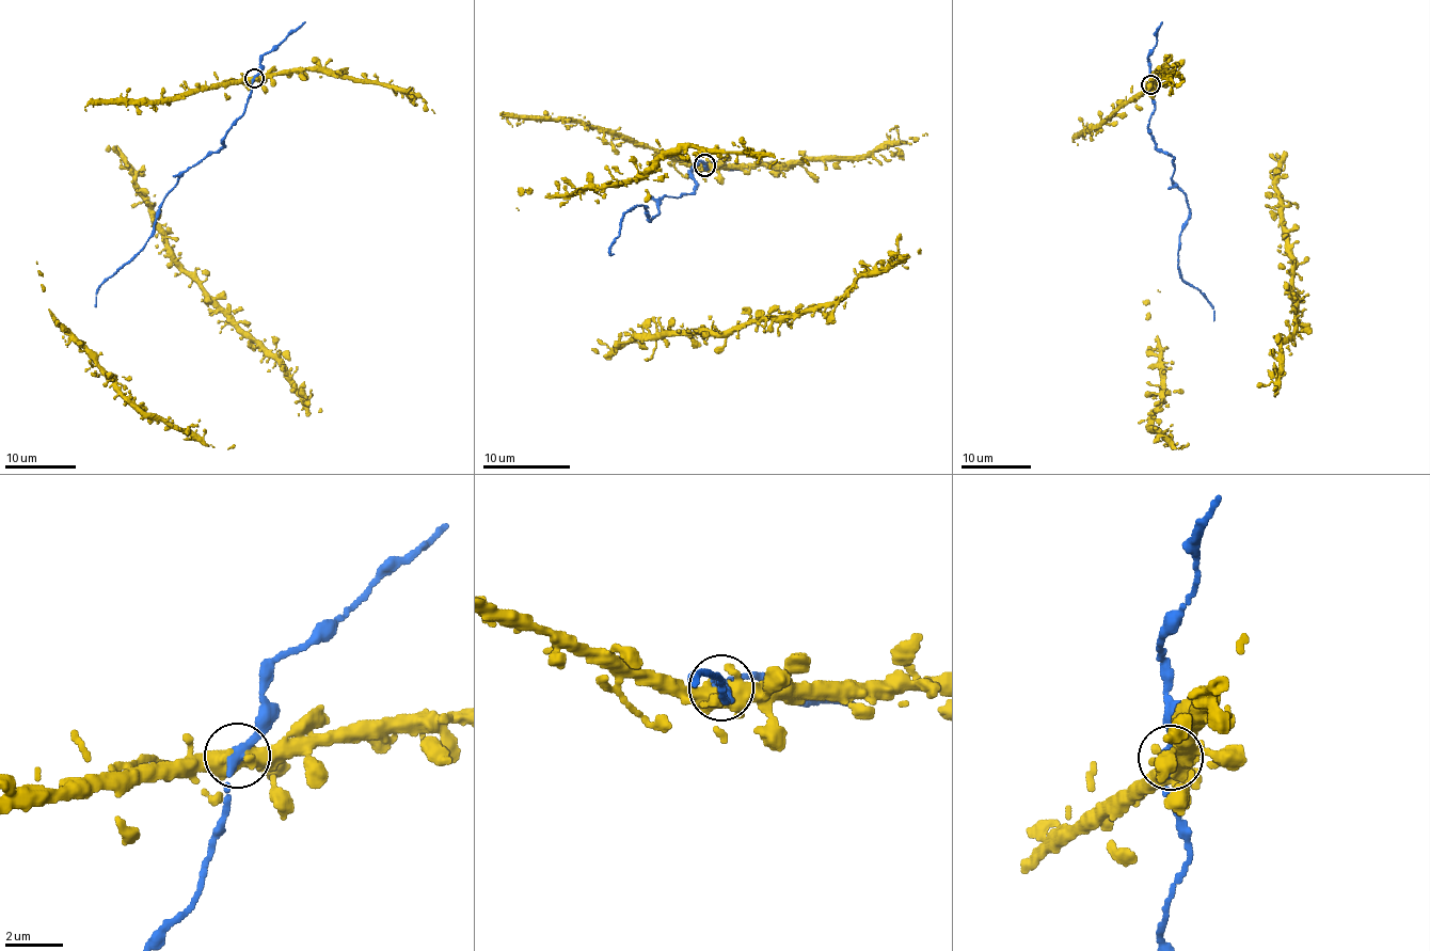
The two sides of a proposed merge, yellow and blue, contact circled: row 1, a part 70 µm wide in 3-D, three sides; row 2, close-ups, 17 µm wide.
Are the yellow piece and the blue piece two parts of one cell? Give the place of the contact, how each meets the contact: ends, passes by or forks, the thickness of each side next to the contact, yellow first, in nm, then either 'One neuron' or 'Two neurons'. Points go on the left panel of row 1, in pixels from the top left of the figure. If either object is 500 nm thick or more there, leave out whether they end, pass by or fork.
Place: (254, 78). At the ring yellow forks. At the ring blue passes by. Thickness 440 nm (yellow) against 340 nm. One neuron

